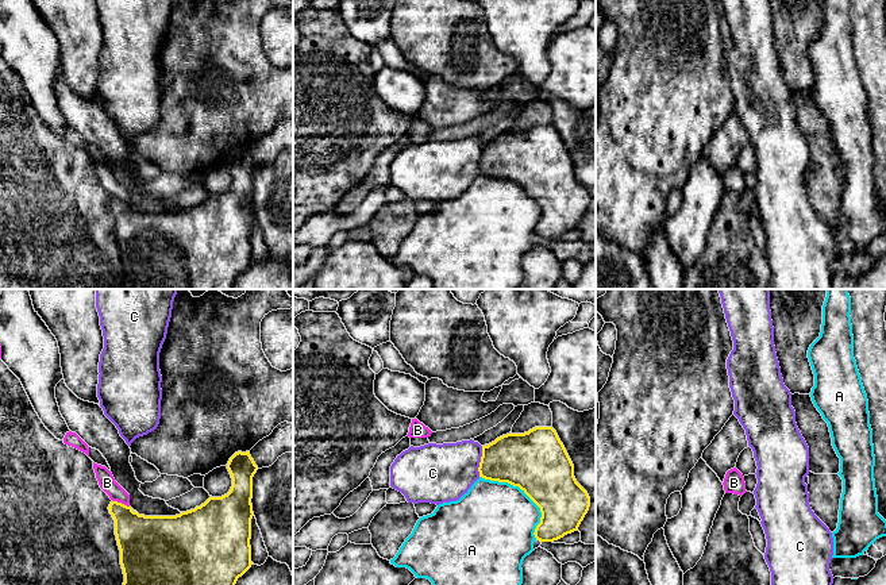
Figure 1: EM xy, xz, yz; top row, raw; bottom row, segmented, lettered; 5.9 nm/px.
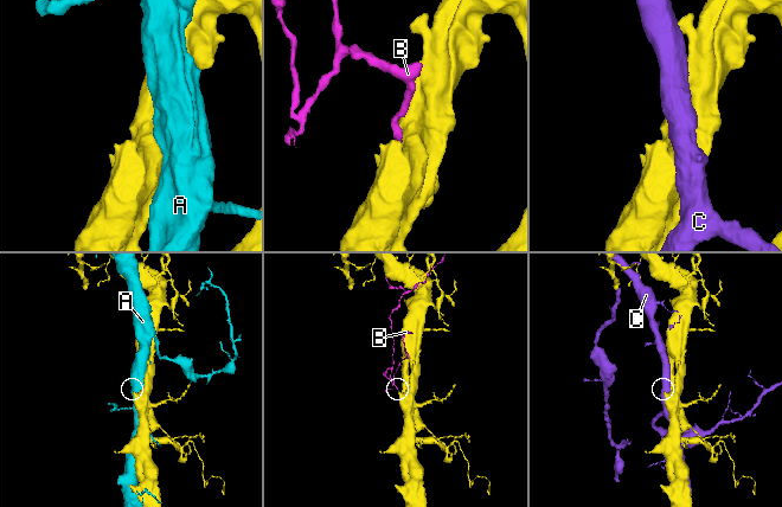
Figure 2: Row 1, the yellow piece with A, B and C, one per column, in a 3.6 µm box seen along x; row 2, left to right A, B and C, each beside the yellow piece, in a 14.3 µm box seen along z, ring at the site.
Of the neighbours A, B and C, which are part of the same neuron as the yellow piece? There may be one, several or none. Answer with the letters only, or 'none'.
none

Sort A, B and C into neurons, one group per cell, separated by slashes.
A / B / C

